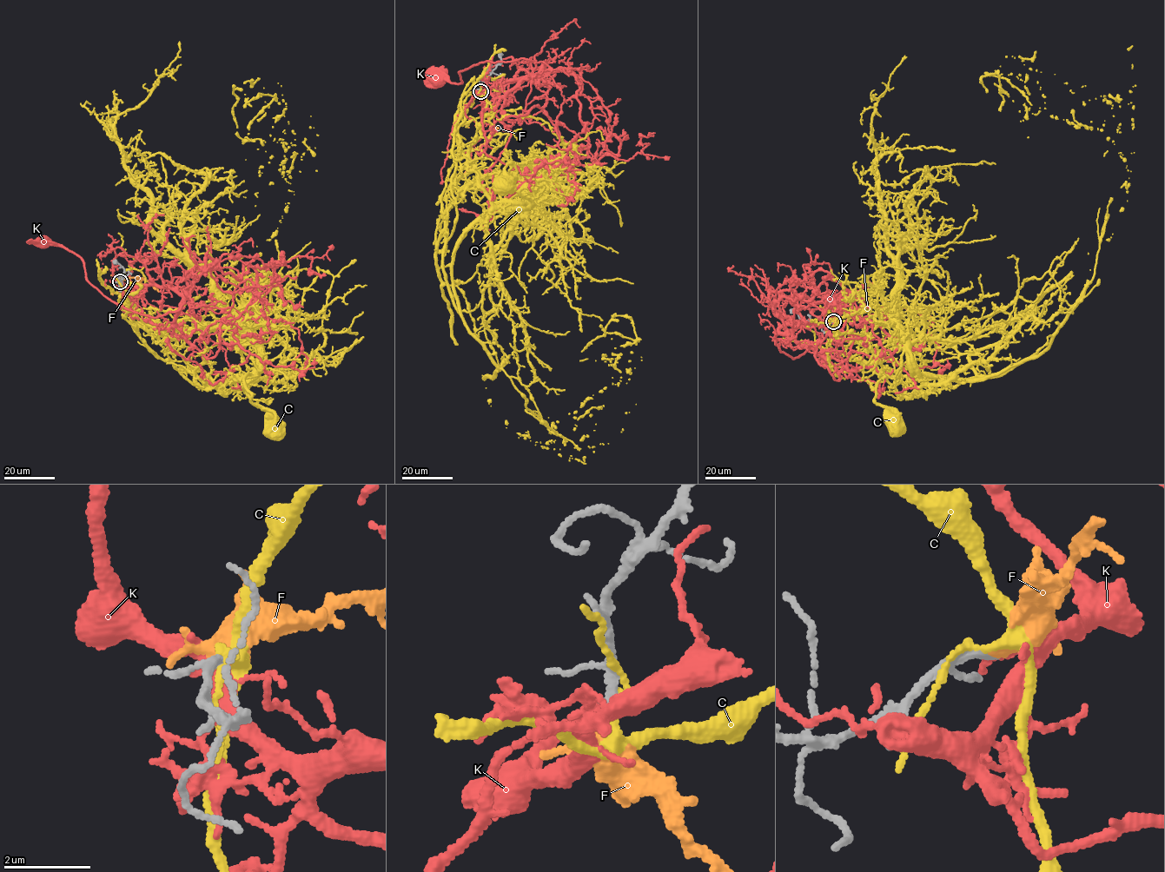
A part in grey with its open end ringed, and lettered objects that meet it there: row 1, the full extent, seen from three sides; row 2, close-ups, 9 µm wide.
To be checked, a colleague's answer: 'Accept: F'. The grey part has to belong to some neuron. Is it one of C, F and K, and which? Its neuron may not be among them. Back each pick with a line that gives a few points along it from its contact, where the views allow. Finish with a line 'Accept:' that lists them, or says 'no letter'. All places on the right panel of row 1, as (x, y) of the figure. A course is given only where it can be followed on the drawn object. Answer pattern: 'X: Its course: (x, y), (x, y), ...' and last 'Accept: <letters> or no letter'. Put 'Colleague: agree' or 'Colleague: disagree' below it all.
F: Its course: (832, 322), (839, 313), (852, 313), (874, 306), (898, 304), (920, 315), (931, 316)
Accept: F
Colleague: agree

